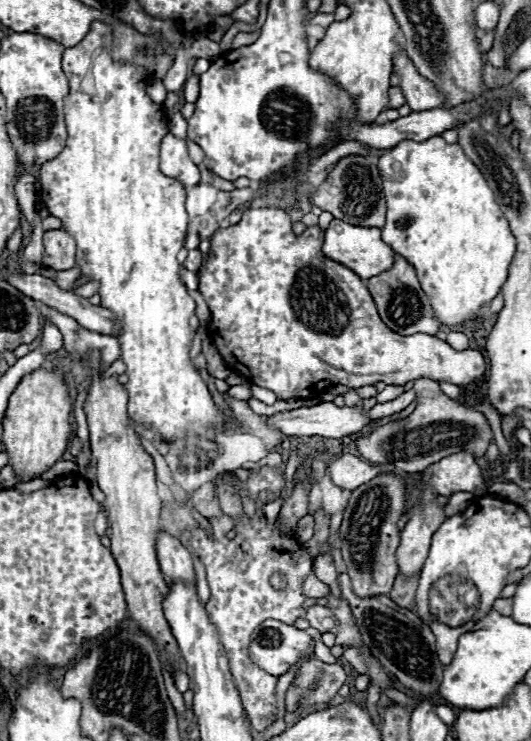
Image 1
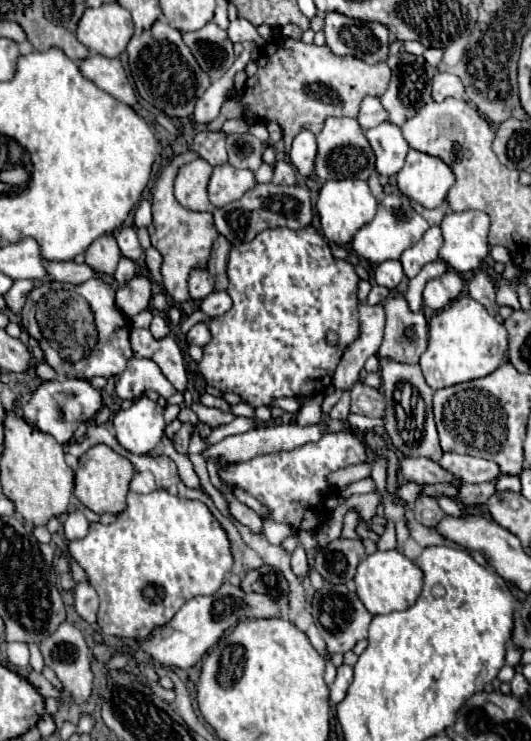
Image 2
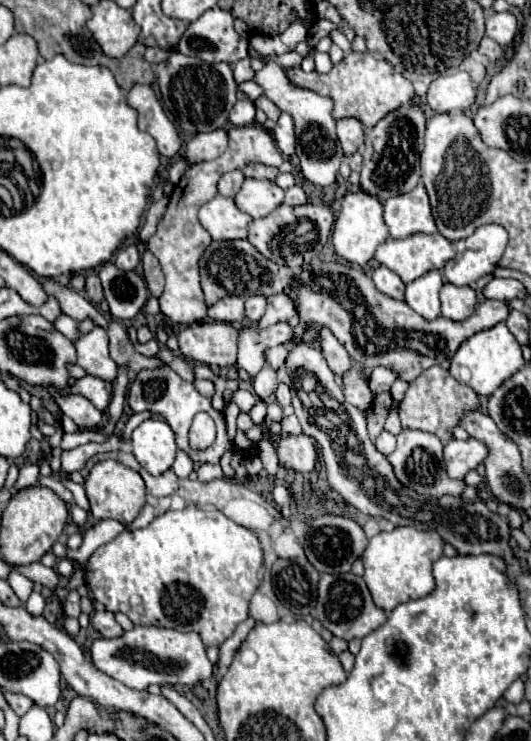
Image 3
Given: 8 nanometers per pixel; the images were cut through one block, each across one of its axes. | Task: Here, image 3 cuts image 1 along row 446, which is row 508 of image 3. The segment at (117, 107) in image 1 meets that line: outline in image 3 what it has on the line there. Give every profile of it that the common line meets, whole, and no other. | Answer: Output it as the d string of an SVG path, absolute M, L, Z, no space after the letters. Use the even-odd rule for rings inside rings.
M186 506L182 510L168 510L166 514L156 516L150 522L150 526L146 526L142 530L122 532L112 542L100 546L86 562L86 586L92 592L96 602L102 602L110 612L124 612L136 626L166 626L166 628L174 628L174 630L182 630L182 632L196 632L196 634L200 634L204 646L210 648L210 646L220 646L226 638L232 636L234 628L248 618L248 602L254 596L254 592L258 590L260 566L262 566L262 548L260 548L258 536L252 530L232 522L220 510L200 510L196 506Z

